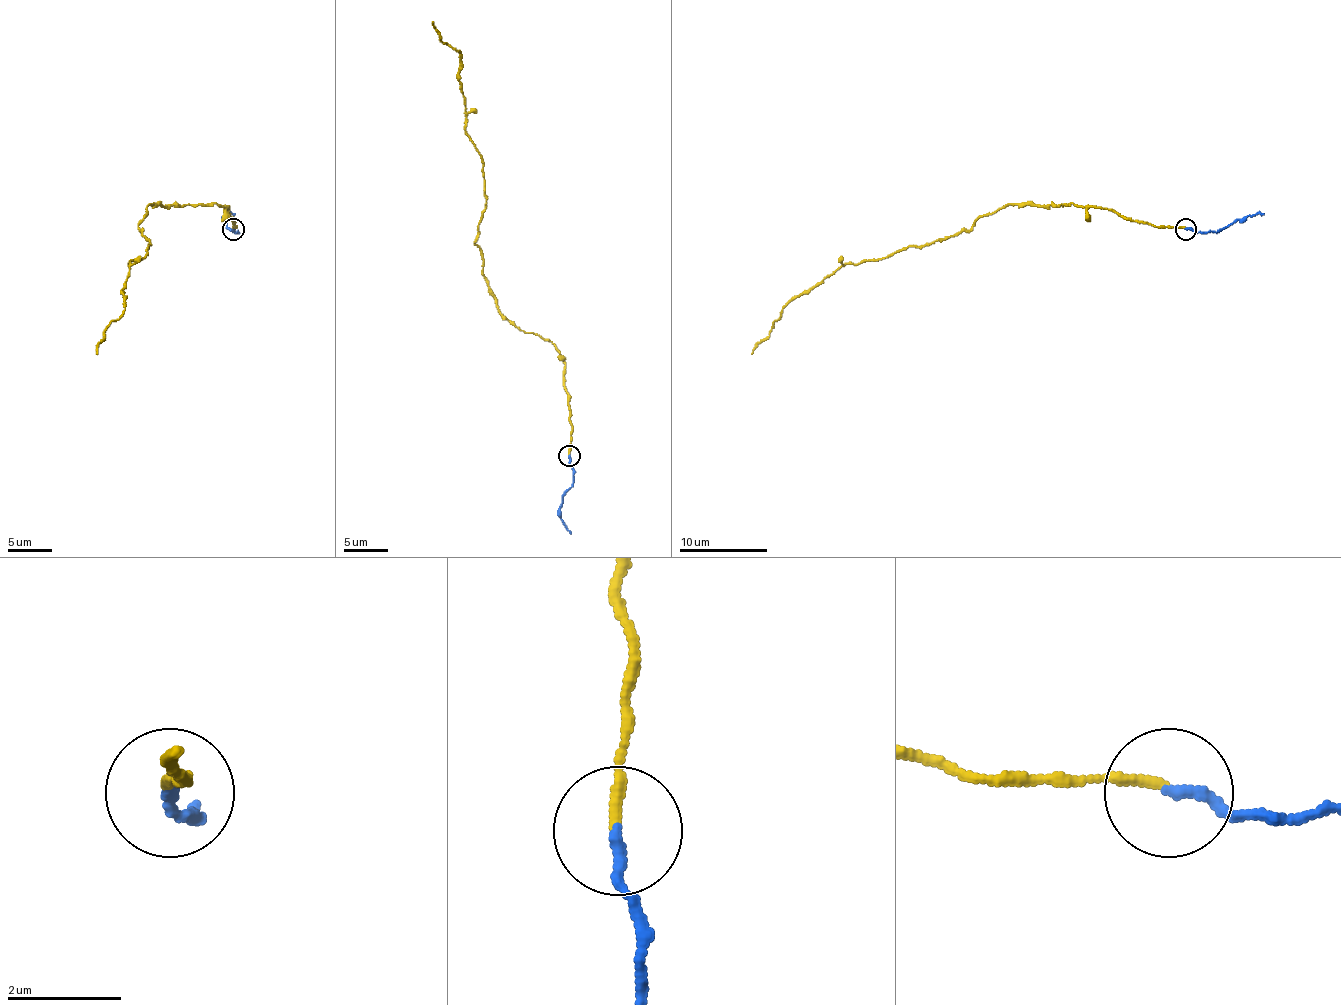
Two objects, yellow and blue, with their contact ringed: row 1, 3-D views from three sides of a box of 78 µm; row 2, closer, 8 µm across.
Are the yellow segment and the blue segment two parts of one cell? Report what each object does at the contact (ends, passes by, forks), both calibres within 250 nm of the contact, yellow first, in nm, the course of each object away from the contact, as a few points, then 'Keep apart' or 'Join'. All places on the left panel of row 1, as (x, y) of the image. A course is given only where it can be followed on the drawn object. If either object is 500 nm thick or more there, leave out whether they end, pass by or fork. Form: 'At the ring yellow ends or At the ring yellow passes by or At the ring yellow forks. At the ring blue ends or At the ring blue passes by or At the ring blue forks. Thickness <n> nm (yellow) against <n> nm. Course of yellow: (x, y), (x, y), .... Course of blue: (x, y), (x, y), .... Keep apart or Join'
At the ring yellow ends. At the ring blue ends. Thickness 170 nm (yellow) against 190 nm. Course of yellow: (234, 227), (230, 207), (214, 203), (148, 205), (139, 229), (150, 242), (128, 264), (124, 308), (96, 354). Course of blue: (234, 229), (223, 220), (234, 214). Join

